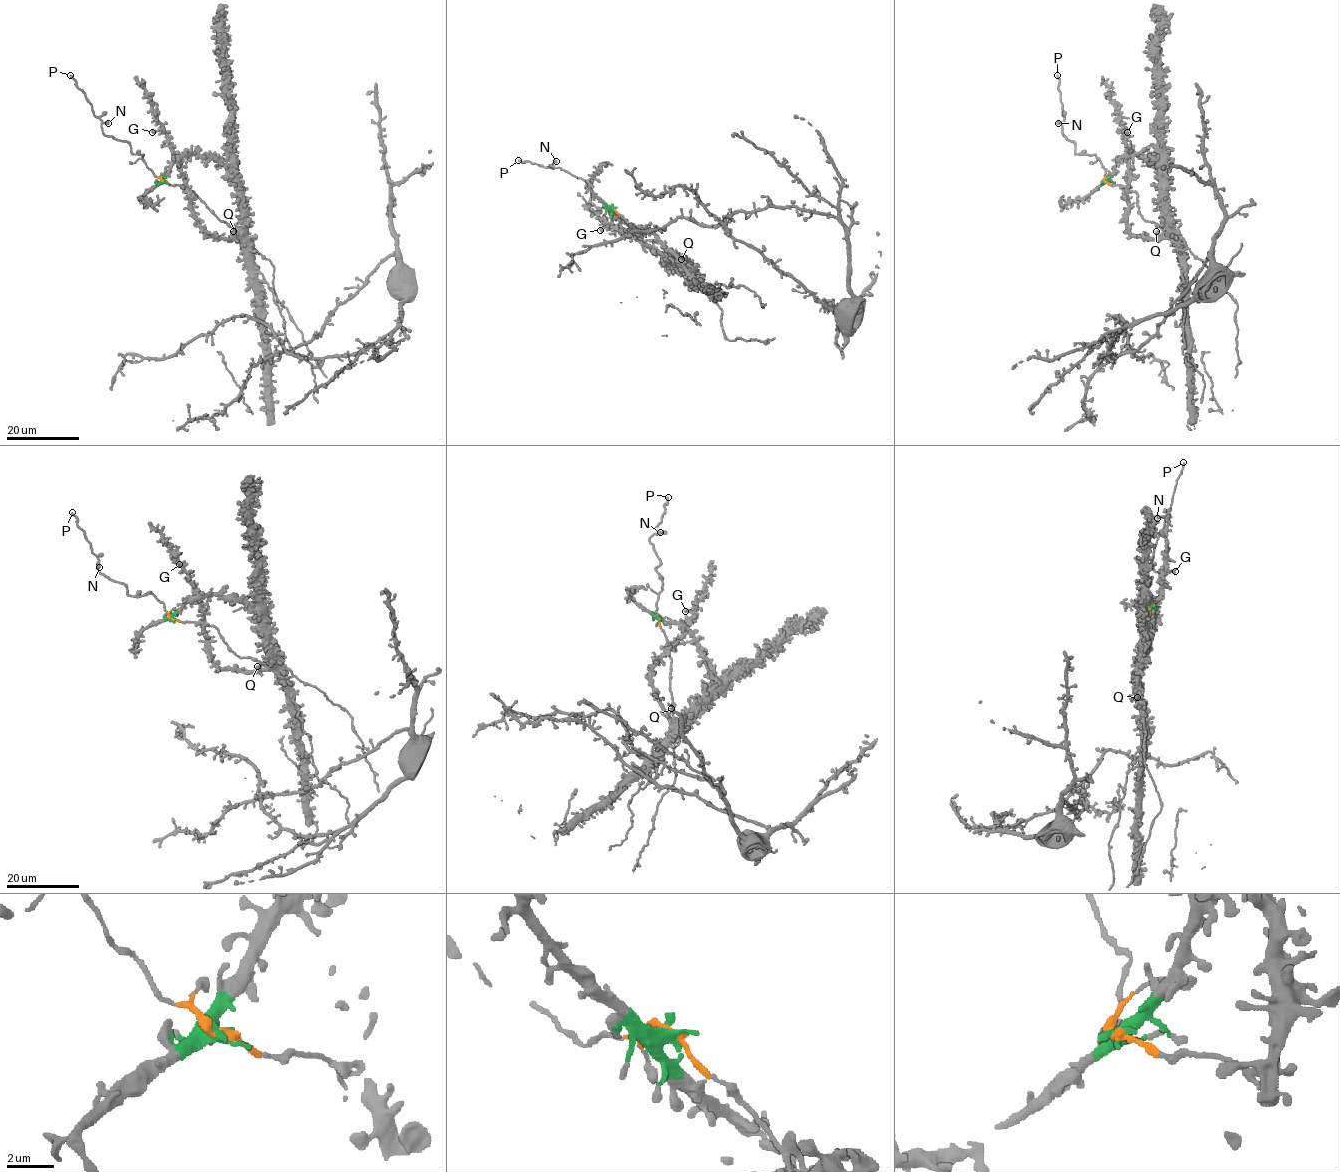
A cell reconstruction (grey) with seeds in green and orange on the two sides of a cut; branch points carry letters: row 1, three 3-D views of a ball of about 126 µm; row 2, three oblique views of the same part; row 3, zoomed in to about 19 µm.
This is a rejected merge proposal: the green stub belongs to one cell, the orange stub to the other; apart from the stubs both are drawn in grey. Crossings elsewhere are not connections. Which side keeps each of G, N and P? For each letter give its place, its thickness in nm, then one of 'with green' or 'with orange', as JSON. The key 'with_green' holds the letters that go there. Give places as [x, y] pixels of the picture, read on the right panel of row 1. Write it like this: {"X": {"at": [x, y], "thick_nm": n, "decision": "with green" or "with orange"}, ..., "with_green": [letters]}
{"G": {"at": [1127, 132], "thick_nm": 500, "decision": "with green"}, "N": {"at": [1058, 123], "thick_nm": 440, "decision": "with orange"}, "P": {"at": [1057, 75], "thick_nm": 240, "decision": "with orange"}, "with_green": ["G"]}

